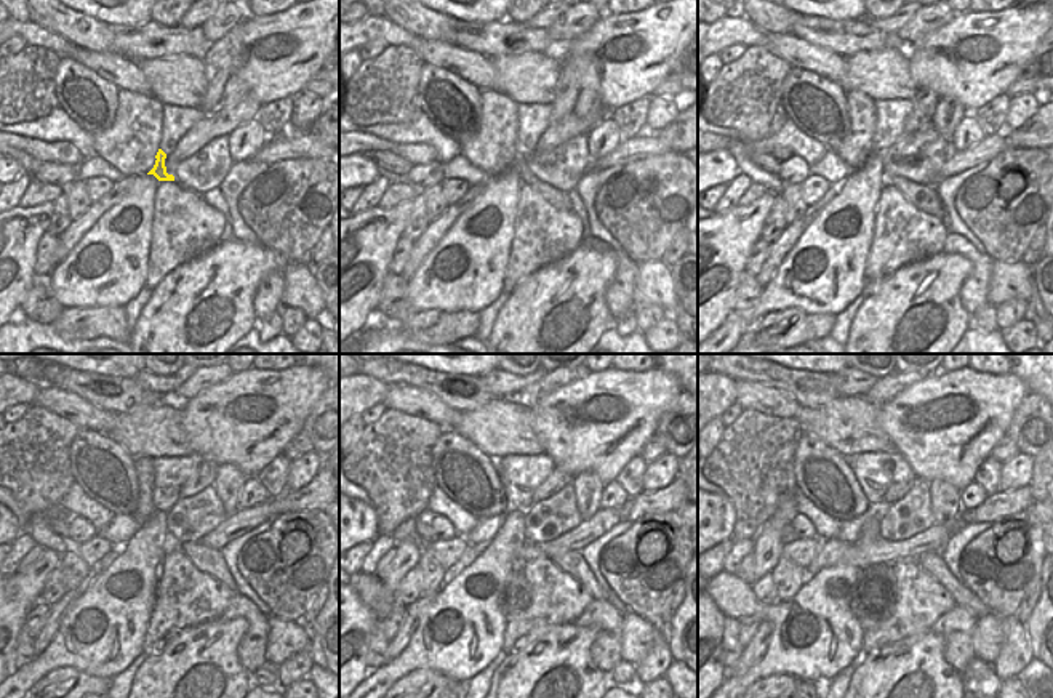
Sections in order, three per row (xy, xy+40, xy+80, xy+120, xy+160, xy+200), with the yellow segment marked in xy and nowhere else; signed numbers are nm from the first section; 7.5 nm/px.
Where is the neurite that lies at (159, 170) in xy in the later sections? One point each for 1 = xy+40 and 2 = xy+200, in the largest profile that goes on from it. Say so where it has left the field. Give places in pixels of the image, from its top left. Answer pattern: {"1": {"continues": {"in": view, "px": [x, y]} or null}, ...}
{"1": {"continues": {"in": "xy+40", "px": [557, 199]}}, "2": {"continues": {"in": "xy+200", "px": [932, 562]}}}

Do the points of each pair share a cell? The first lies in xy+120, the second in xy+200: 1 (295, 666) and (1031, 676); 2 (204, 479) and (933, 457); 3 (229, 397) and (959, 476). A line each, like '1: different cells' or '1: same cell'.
1: different cells
2: different cells
3: same cell

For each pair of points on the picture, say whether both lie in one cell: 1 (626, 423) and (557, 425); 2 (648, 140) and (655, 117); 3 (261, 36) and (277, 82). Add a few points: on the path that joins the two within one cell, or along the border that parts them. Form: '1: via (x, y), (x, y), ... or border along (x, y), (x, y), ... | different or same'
1: via (608, 425), (575, 428) | same
2: border along (647, 130), (653, 133) | different
3: via (269, 42), (269, 50), (261, 58), (272, 69) | same

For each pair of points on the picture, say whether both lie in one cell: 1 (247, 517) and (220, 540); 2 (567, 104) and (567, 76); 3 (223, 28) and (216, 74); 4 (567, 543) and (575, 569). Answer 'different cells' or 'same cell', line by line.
1: same cell
2: same cell
3: different cells
4: different cells

